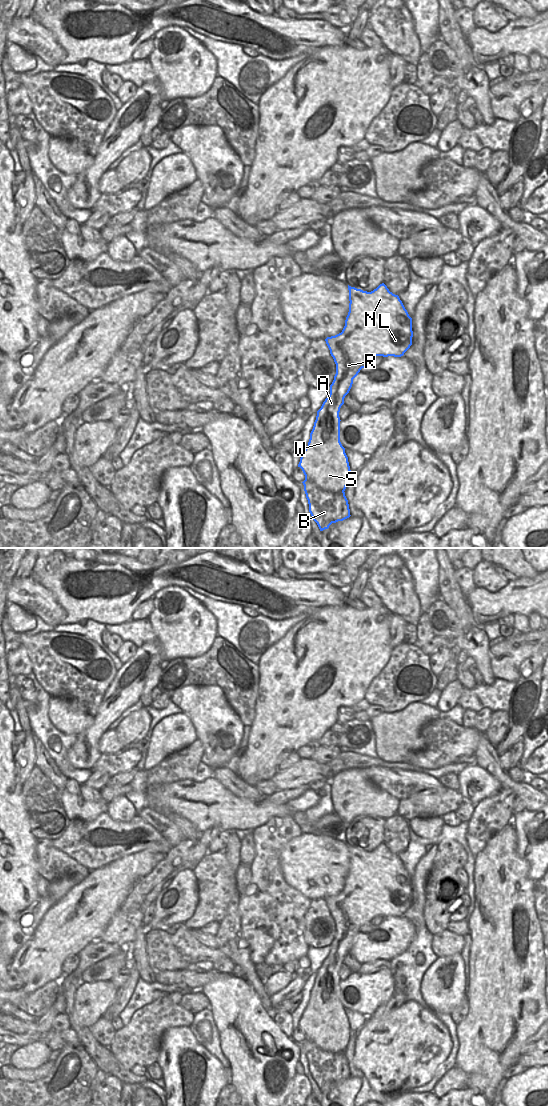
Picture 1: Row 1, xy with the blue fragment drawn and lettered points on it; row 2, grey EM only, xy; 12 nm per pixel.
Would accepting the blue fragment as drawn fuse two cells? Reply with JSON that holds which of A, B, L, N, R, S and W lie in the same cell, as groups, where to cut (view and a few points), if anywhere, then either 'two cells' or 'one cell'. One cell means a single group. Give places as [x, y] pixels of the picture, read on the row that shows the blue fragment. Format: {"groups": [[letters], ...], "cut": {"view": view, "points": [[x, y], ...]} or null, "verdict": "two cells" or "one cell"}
{"groups": [["A", "L", "N", "R"], ["B", "S", "W"]], "cut": {"view": "xy", "points": [[317, 415], [332, 423], [332, 441], [335, 445], [340, 444]]}, "verdict": "two cells"}

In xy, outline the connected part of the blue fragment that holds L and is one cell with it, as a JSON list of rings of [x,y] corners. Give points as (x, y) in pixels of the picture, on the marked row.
[[[382,283],[371,292],[348,285],[349,312],[341,333],[327,337],[326,344],[336,364],[330,394],[317,411],[333,423],[336,446],[340,442],[339,412],[353,379],[376,356],[401,357],[412,345],[412,318],[398,295]]]

